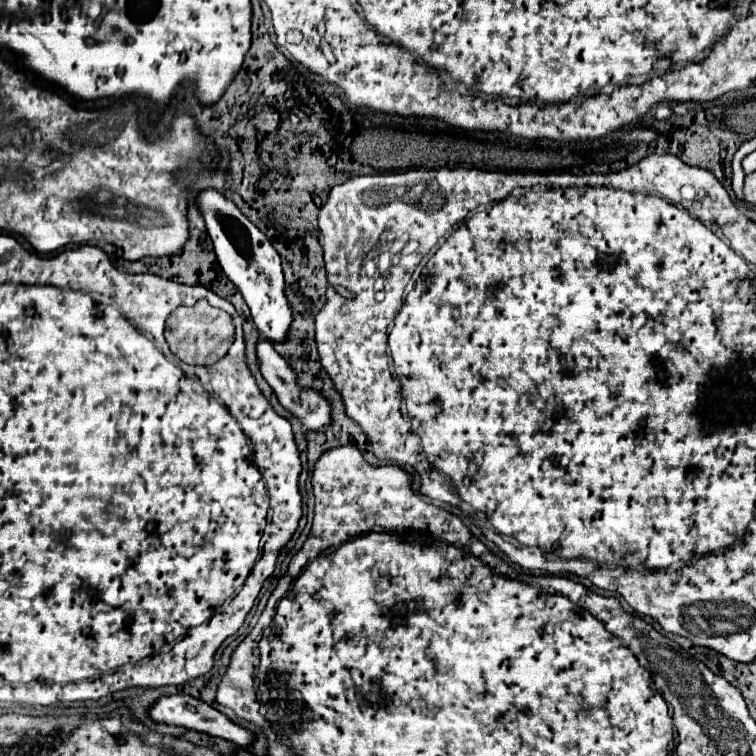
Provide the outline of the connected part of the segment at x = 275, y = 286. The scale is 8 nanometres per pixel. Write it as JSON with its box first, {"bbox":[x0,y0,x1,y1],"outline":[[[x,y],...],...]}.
{"bbox":[197,188,291,342],"outline":[[[215,188],[201,190],[197,194],[197,208],[203,214],[203,220],[207,224],[207,232],[213,240],[217,260],[223,272],[227,274],[227,278],[241,290],[251,310],[251,318],[255,326],[267,340],[281,342],[287,336],[291,324],[291,308],[283,294],[285,282],[283,282],[281,258],[277,250],[271,246],[267,236],[241,214],[235,202],[229,200],[219,190]]]}

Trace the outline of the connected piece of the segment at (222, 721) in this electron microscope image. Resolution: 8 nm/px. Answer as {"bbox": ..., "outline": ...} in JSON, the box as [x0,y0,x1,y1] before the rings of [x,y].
{"bbox":[149,694,253,746],"outline":[[[175,694],[175,696],[163,696],[159,698],[151,708],[149,708],[149,718],[157,724],[169,724],[169,726],[181,726],[187,730],[195,730],[195,732],[203,732],[209,736],[219,736],[223,740],[229,740],[237,746],[247,746],[253,742],[253,734],[247,732],[245,728],[233,724],[225,714],[221,714],[219,710],[215,710],[213,706],[209,706],[207,702],[193,698],[193,696],[185,696],[185,694]]]}

